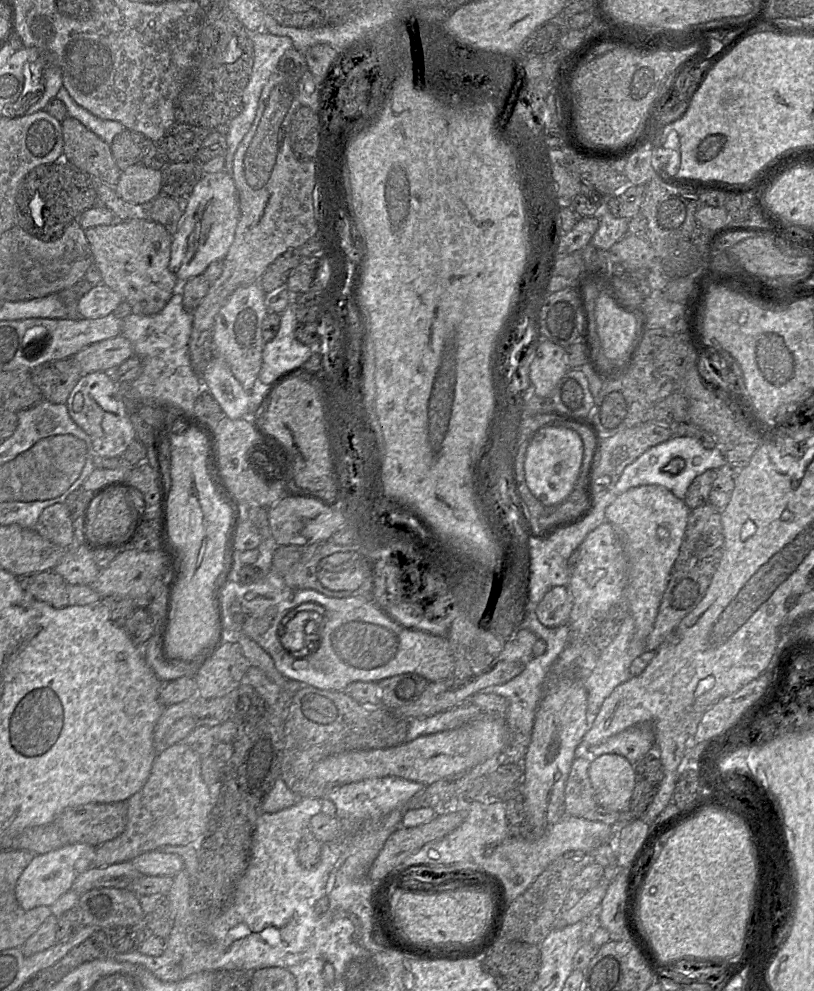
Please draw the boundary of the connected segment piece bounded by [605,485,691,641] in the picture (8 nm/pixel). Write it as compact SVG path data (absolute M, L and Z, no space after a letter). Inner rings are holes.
M657 485L632 488L618 496L606 509L606 522L613 527L627 560L624 599L634 619L636 638L639 640L645 641L652 630L669 574L679 554L690 511L683 499L677 498L666 488Z

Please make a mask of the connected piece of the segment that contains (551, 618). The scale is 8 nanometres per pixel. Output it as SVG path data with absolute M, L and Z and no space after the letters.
M554 586L535 606L538 620L547 627L567 624L572 609L572 596L566 586Z

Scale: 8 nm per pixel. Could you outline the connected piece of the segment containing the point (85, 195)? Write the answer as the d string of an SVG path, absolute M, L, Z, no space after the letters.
M64 159L50 164L39 165L30 170L20 181L15 195L17 225L43 242L58 240L63 235L66 227L76 220L83 211L103 206L89 176Z

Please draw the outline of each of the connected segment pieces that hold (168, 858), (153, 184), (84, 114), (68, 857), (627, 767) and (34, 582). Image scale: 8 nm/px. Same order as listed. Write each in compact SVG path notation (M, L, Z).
M160 850L144 852L130 862L144 876L174 877L185 867L182 857Z
M136 163L121 172L114 188L118 196L127 202L147 203L162 193L161 170Z
M63 85L56 97L65 104L68 116L79 120L108 145L111 145L114 137L125 129L120 122L99 118L77 104Z
M68 843L58 849L55 849L55 850L52 850L50 852L47 852L47 853L43 853L43 854L37 854L34 856L34 858L32 859L32 861L28 864L28 866L23 870L22 874L20 875L18 881L17 881L17 884L16 884L16 897L17 897L17 900L19 902L19 904L26 910L29 910L29 909L32 909L32 908L35 908L37 906L41 906L41 905L46 905L46 906L51 906L55 901L57 901L63 894L67 893L70 889L71 889L71 886L74 882L74 880L76 879L76 877L90 869L90 868L96 868L96 867L92 867L92 863L94 861L94 858L95 858L95 853L96 853L96 847L94 846L91 846L89 844L86 844L86 843Z
M603 754L592 758L589 777L599 806L629 813L636 785L634 764L619 754Z
M53 570L18 577L21 587L34 599L55 608L69 605L66 581Z

